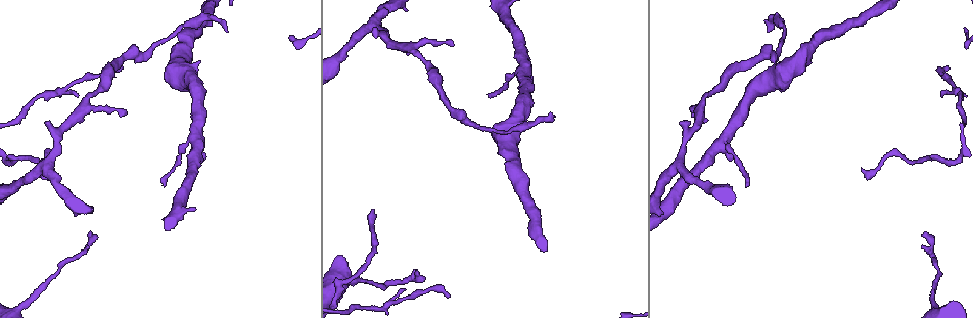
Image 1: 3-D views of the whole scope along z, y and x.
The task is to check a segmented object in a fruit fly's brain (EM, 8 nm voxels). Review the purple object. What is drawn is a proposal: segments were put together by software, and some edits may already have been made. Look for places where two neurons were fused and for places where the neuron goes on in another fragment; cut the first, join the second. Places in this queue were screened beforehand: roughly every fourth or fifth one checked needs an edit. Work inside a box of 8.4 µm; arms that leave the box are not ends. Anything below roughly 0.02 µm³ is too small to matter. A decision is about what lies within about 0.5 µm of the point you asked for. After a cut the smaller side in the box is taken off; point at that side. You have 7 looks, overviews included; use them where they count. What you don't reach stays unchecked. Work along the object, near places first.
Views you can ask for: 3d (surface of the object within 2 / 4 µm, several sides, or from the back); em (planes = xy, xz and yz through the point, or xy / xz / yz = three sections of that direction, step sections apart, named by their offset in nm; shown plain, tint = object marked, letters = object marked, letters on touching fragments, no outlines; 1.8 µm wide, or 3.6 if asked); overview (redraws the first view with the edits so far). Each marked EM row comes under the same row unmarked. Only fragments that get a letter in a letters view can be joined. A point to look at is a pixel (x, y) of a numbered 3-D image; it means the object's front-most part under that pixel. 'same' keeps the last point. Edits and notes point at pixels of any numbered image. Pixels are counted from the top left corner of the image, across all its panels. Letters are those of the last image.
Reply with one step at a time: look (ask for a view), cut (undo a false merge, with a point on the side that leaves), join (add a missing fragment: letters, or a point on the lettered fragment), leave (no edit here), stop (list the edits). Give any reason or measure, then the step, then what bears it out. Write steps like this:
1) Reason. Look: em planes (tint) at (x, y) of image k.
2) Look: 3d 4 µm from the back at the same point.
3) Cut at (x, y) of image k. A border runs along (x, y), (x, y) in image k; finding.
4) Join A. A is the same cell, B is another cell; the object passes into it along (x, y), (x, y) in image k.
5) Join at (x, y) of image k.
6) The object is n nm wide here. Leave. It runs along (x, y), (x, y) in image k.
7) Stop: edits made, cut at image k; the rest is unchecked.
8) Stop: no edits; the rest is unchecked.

Free end. Look: em yz step 16 (tint) at (88, 232) of image 1.

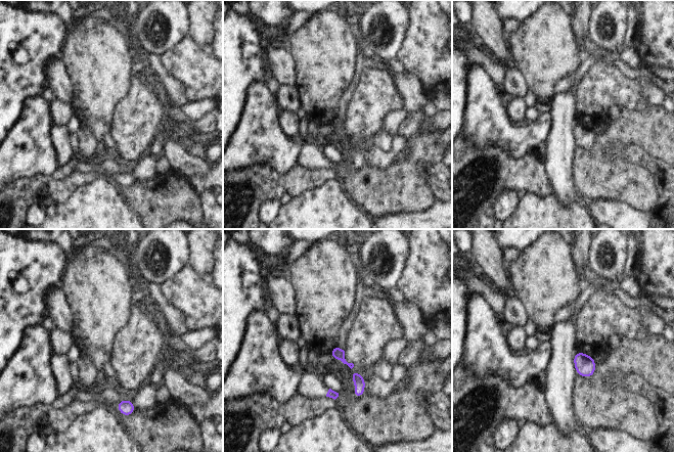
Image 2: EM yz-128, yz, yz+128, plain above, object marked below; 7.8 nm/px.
Another direction. Look: em planes (letters) at the same point.

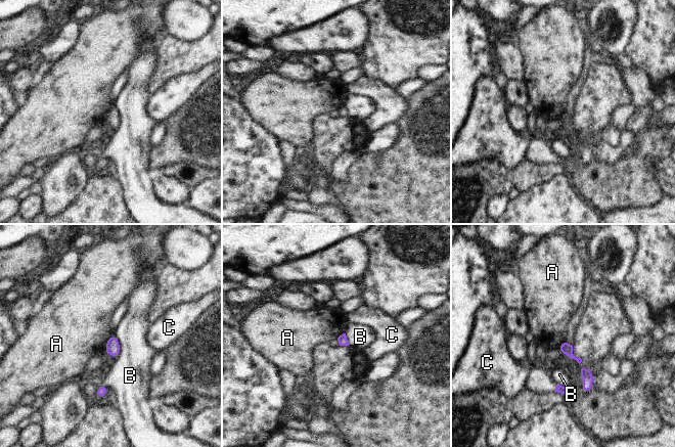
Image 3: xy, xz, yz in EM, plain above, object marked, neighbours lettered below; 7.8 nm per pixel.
The object is 70 nm wide here; the longest contact is with B, 200 nm. Leave. A, B and C are other cells; none of them fits.

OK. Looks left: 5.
Look: em yz step 16 (tint) at (374, 241) of image 1.

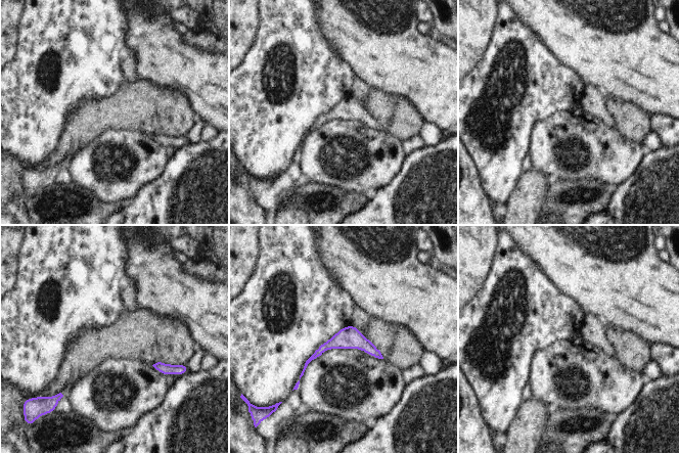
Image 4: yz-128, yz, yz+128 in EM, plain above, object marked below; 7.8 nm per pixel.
Look: em planes (tint) at the same point.

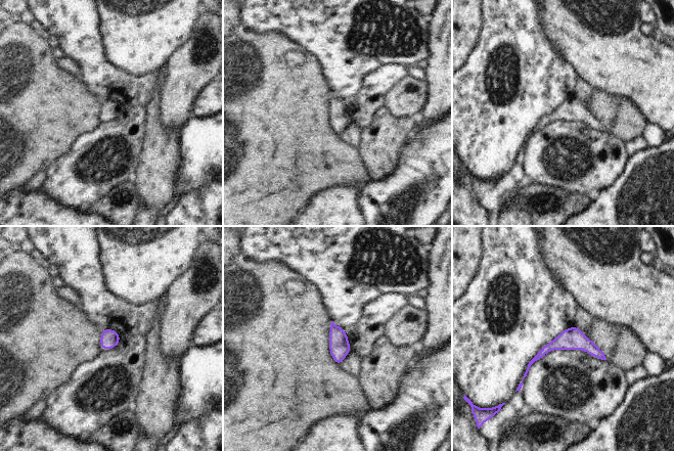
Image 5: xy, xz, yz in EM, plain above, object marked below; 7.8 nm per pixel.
What lies round it. Look: em planes (letters) at the same point.

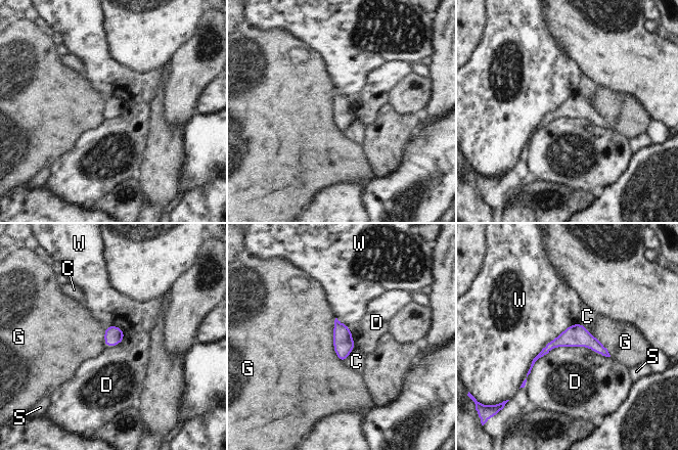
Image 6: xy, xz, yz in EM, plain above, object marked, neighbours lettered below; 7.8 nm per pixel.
Leave. C, D, G, S and W are other cells; it runs along (544, 351), (587, 340), (605, 353) in image 6; continuous, no second neuron.

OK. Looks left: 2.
Stop: no edits; the rest is unchecked.

